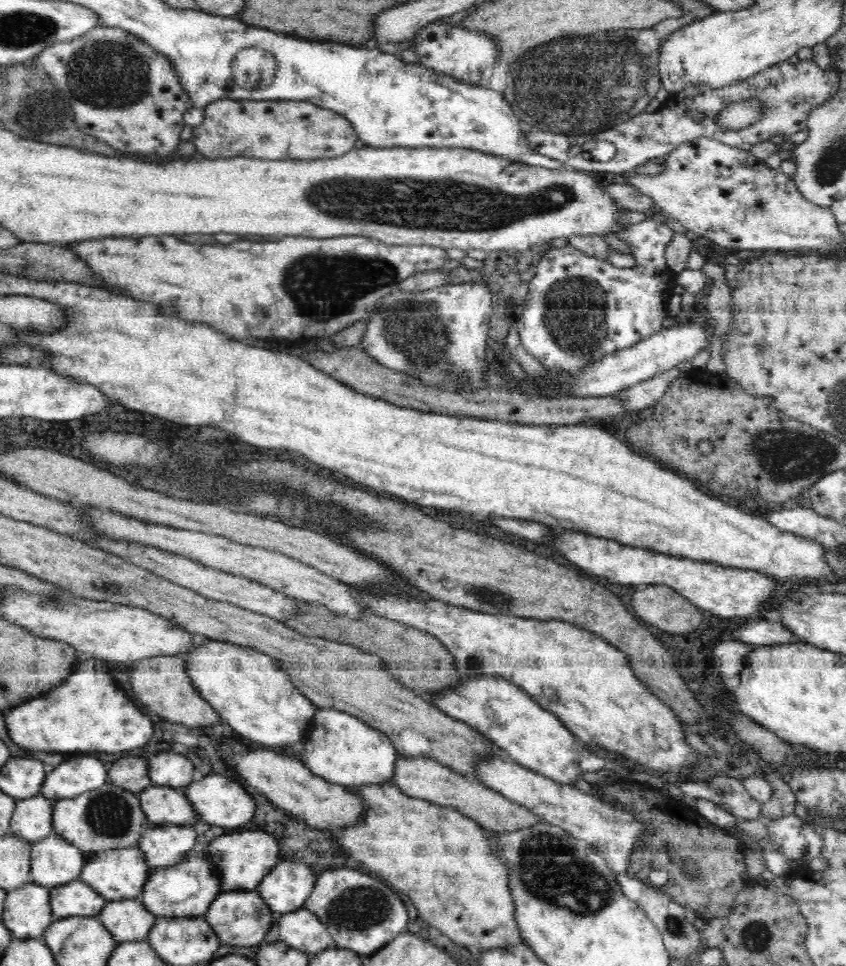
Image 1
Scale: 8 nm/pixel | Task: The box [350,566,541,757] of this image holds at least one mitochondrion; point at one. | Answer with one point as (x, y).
(497, 599)

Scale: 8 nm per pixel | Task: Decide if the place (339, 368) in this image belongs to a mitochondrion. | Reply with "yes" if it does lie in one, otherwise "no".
no

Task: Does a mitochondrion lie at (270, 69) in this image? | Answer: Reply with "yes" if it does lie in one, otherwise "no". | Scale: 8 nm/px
yes

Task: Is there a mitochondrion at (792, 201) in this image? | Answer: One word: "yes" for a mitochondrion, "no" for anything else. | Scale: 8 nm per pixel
no

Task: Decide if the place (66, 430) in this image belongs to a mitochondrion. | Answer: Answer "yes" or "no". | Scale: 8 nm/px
no

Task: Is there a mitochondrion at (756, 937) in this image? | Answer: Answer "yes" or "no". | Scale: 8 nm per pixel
yes

